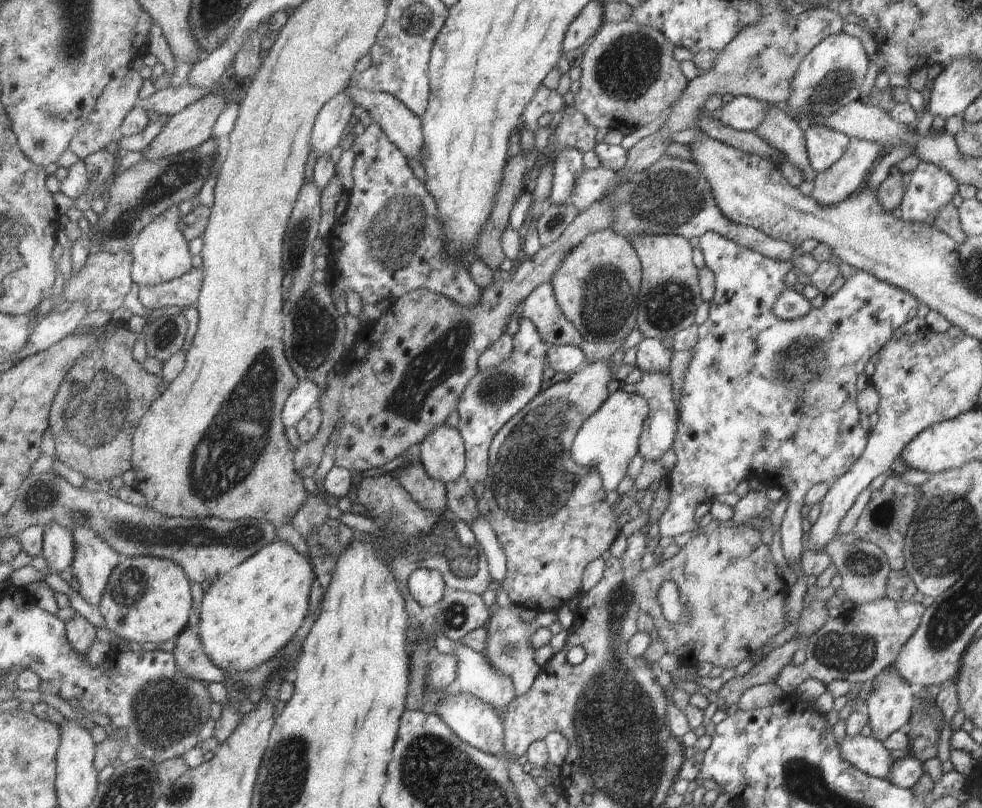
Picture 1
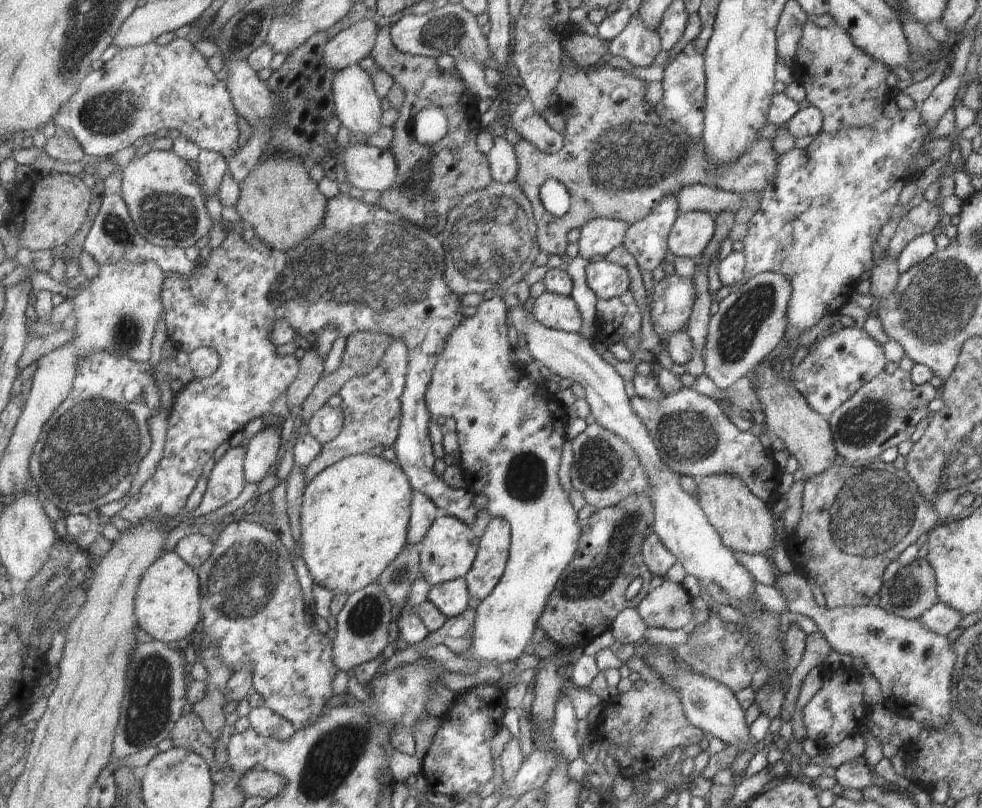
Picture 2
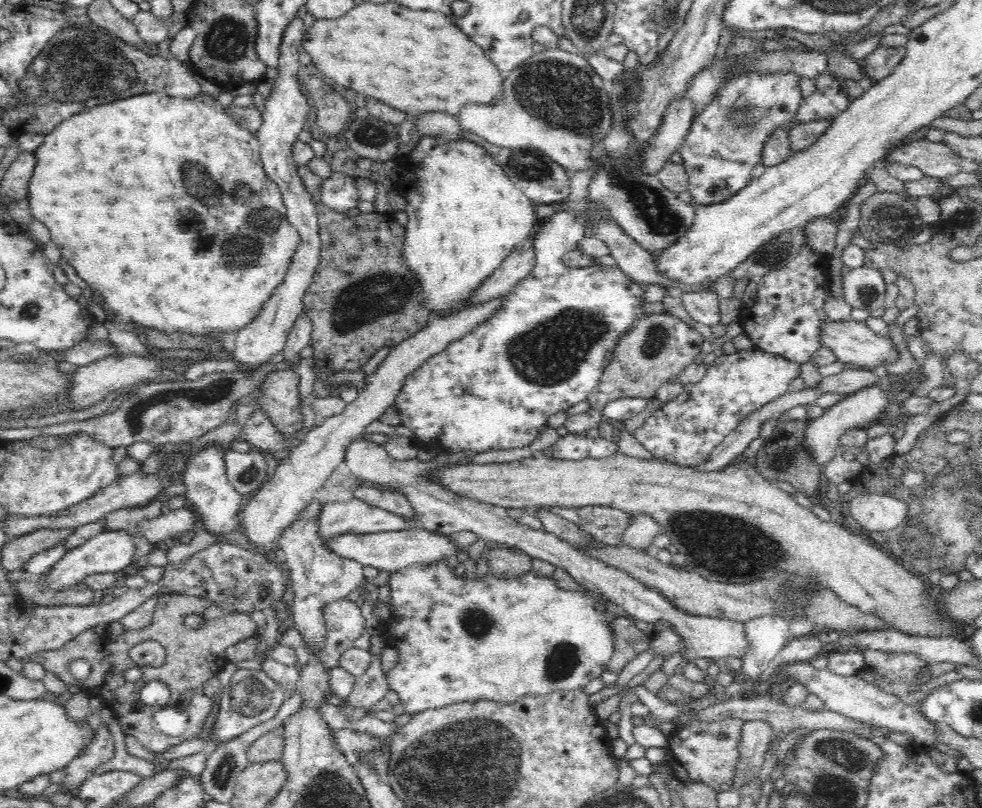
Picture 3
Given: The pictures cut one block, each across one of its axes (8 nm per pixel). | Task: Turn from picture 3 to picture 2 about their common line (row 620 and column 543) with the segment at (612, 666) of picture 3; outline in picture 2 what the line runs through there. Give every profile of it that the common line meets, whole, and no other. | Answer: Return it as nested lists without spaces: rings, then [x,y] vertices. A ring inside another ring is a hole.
[[[631,494],[629,498],[625,498],[625,501],[619,502],[618,506],[598,509],[590,517],[580,520],[580,550],[577,550],[577,557],[573,558],[568,570],[561,574],[560,582],[557,582],[556,590],[553,590],[548,606],[538,622],[538,626],[543,632],[551,636],[561,649],[575,648],[575,646],[584,648],[591,640],[601,636],[603,632],[610,631],[615,618],[623,610],[629,608],[637,609],[637,606],[645,599],[645,596],[652,592],[651,580],[653,580],[654,575],[648,568],[648,564],[644,562],[642,552],[648,537],[654,534],[655,508],[652,505],[653,502],[649,495]],[[635,578],[643,580],[642,587],[636,597],[627,602],[625,592],[627,592],[627,588],[631,586],[631,582]]]

